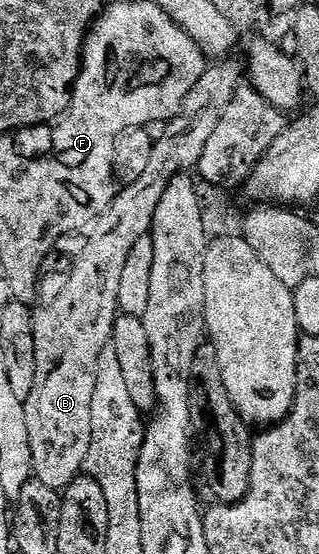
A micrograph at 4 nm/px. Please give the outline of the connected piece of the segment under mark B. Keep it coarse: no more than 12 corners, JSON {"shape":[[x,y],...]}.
{"shape":[[206,66],[139,181],[92,224],[61,292],[33,311],[24,399],[35,478],[59,493],[91,449],[119,280],[176,175],[242,87]]}

